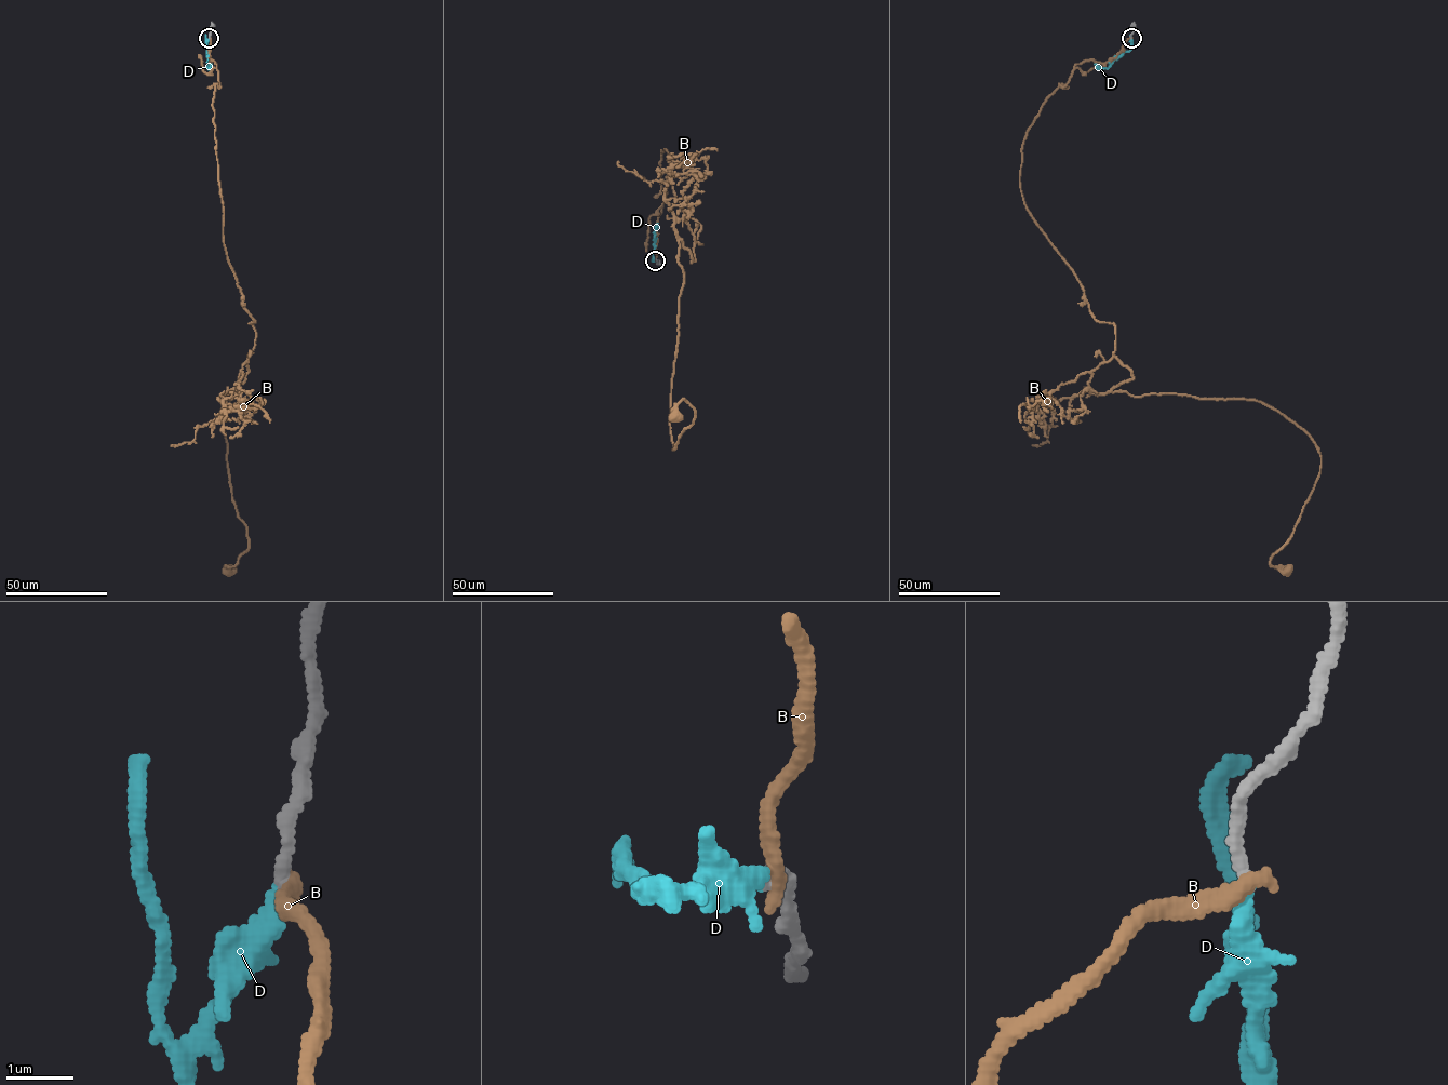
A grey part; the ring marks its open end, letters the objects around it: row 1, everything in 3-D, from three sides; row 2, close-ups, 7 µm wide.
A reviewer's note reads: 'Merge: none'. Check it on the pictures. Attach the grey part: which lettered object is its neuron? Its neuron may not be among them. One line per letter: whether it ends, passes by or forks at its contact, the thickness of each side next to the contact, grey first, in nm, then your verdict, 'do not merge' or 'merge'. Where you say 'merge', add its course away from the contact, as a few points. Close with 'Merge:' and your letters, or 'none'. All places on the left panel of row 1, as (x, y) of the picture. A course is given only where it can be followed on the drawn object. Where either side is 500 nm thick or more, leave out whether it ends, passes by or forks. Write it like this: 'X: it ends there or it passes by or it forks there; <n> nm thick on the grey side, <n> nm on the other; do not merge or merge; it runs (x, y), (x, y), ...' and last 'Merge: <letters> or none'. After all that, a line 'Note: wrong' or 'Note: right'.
B: it ends there; 200 nm thick on the grey side, 240 nm on the other; do not merge
D: it ends there; 170 nm thick on the grey side, 280 nm on the other; merge; it runs (209, 38), (209, 68), (211, 64)
Merge: D
Note: wrong

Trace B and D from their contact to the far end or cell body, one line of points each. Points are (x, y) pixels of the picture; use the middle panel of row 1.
B: (656, 259), (665, 149), (701, 244), (691, 262), (679, 240), (673, 451), (695, 410), (683, 399), (675, 414)
D: (655, 260), (653, 251), (657, 223)

